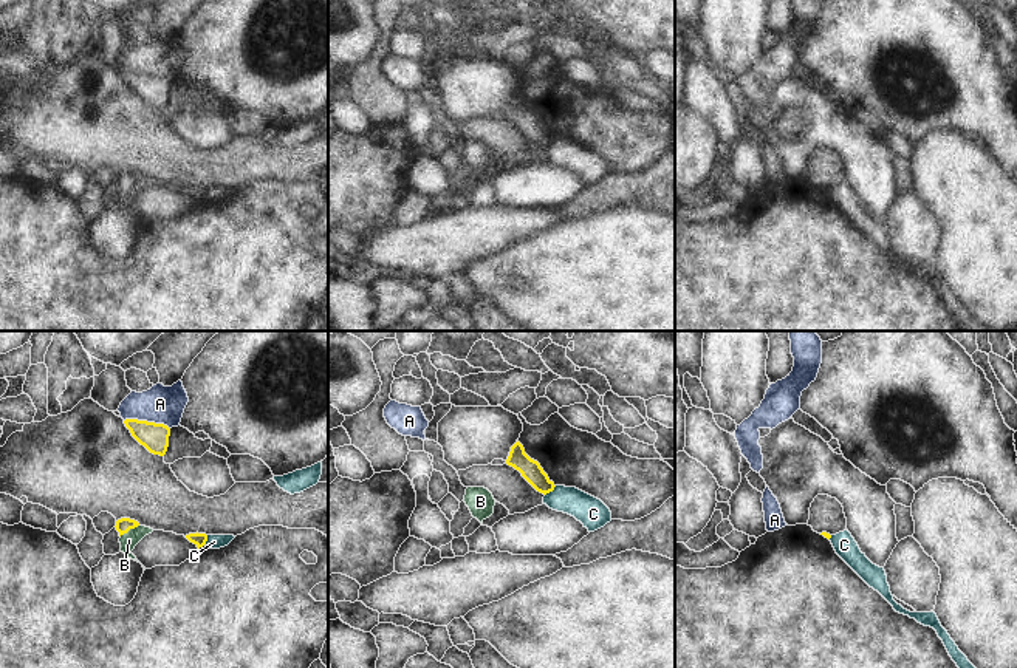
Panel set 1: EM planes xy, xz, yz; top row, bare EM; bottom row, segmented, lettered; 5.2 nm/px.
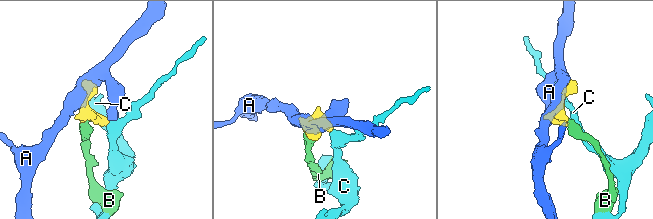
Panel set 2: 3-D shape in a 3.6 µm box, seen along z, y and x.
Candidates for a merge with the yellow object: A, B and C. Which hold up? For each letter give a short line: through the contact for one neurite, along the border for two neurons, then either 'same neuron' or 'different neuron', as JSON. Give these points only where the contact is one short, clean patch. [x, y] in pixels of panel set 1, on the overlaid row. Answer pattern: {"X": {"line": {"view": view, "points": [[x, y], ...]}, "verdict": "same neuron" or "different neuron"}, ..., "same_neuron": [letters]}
{"A": {"verdict": "different neuron"}, "B": {"line": {"view": "xy", "points": [[124, 524], [129, 529], [129, 540]]}, "verdict": "same neuron"}, "C": {"line": {"view": "xz", "points": [[556, 486], [545, 495]]}, "verdict": "different neuron"}, "same_neuron": ["B"]}

